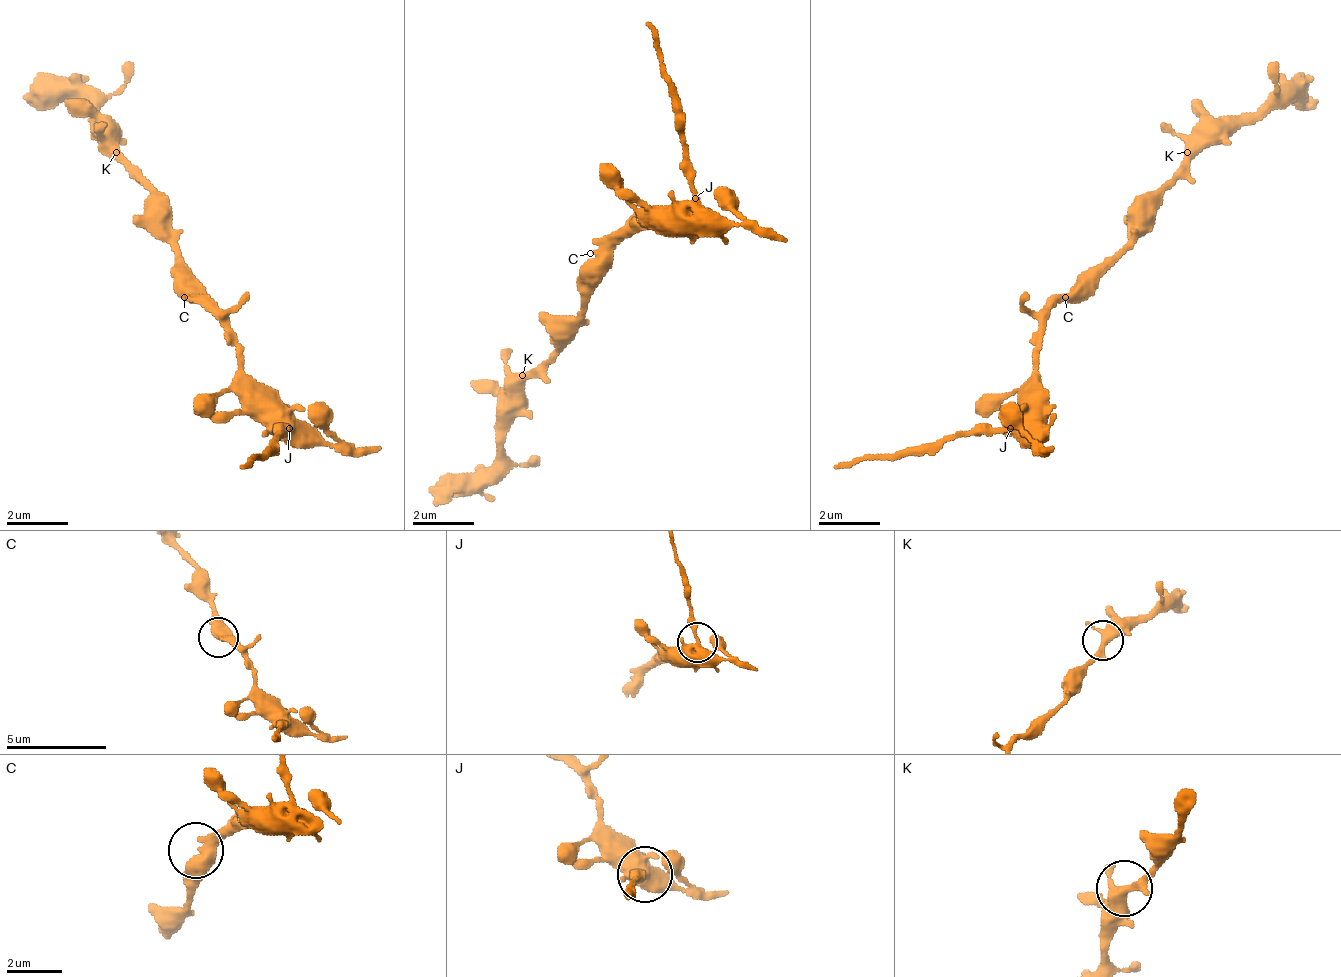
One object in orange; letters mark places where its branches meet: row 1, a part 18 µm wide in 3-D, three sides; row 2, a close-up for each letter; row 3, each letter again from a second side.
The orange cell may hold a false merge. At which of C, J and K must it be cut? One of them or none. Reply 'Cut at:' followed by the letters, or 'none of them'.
Cut at: J

